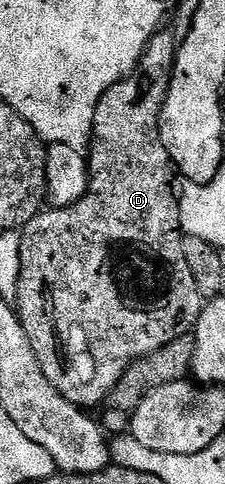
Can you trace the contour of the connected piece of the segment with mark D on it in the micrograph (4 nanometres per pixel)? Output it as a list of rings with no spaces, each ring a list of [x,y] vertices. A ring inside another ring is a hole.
[[[167,27],[159,28],[154,38],[148,43],[144,55],[138,61],[130,74],[120,79],[100,99],[96,107],[94,120],[94,134],[90,136],[88,162],[90,173],[89,189],[72,206],[62,208],[47,208],[37,213],[30,222],[20,230],[22,242],[20,243],[20,283],[18,284],[18,299],[16,308],[18,316],[22,318],[22,326],[28,335],[28,343],[32,343],[32,351],[36,351],[36,359],[40,363],[40,371],[44,371],[44,379],[68,399],[68,403],[77,405],[83,411],[93,410],[93,405],[105,402],[114,389],[114,382],[121,379],[128,371],[133,361],[152,355],[152,351],[160,351],[168,343],[176,339],[193,334],[197,325],[204,298],[202,292],[196,287],[196,279],[192,279],[192,271],[188,268],[188,259],[184,259],[184,234],[180,221],[180,207],[176,192],[176,170],[174,162],[168,155],[168,147],[164,147],[162,138],[162,108],[168,95],[168,87],[172,83],[174,64],[178,58],[179,38]]]

